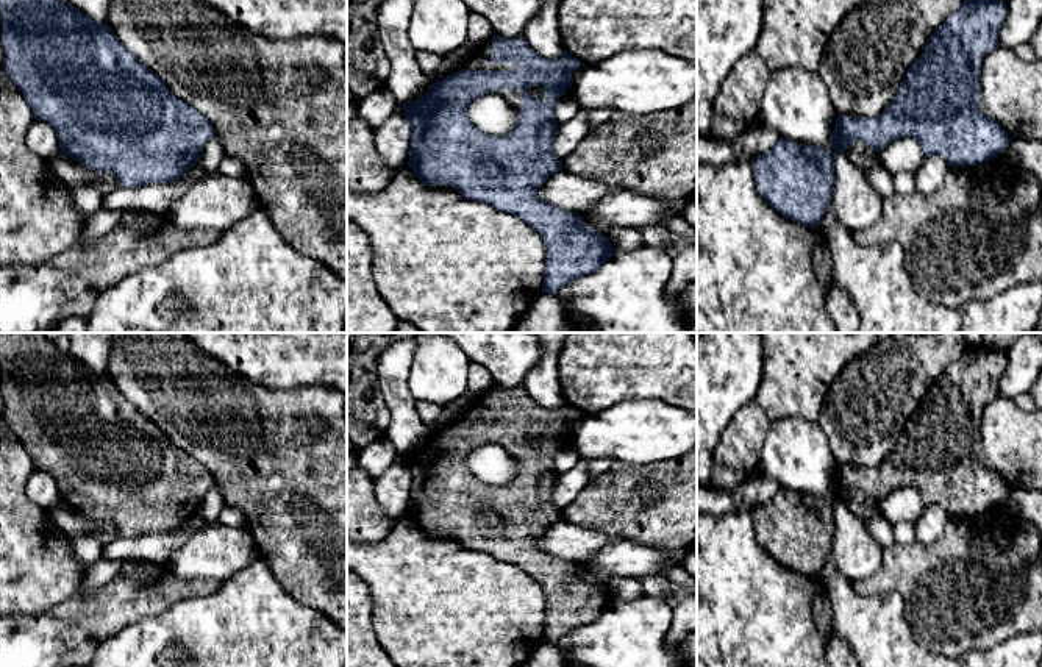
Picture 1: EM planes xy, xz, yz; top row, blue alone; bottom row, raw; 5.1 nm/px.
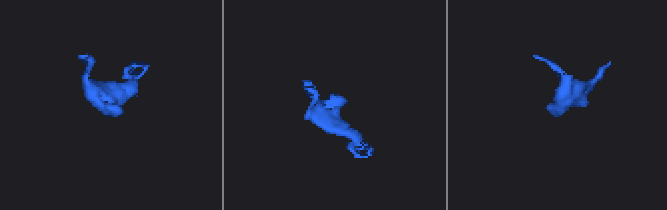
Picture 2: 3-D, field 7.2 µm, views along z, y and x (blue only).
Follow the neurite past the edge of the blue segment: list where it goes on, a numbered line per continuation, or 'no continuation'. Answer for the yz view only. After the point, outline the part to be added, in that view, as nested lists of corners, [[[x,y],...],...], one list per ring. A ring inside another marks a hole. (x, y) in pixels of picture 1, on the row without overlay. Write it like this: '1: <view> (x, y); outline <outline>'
no continuation

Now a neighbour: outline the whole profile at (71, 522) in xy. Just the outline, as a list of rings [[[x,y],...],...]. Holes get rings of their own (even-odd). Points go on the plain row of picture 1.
[[[66,503],[56,505],[50,511],[55,525],[67,536],[94,534],[102,547],[112,544],[119,536],[119,530],[111,522],[97,522],[81,512],[72,509]]]

